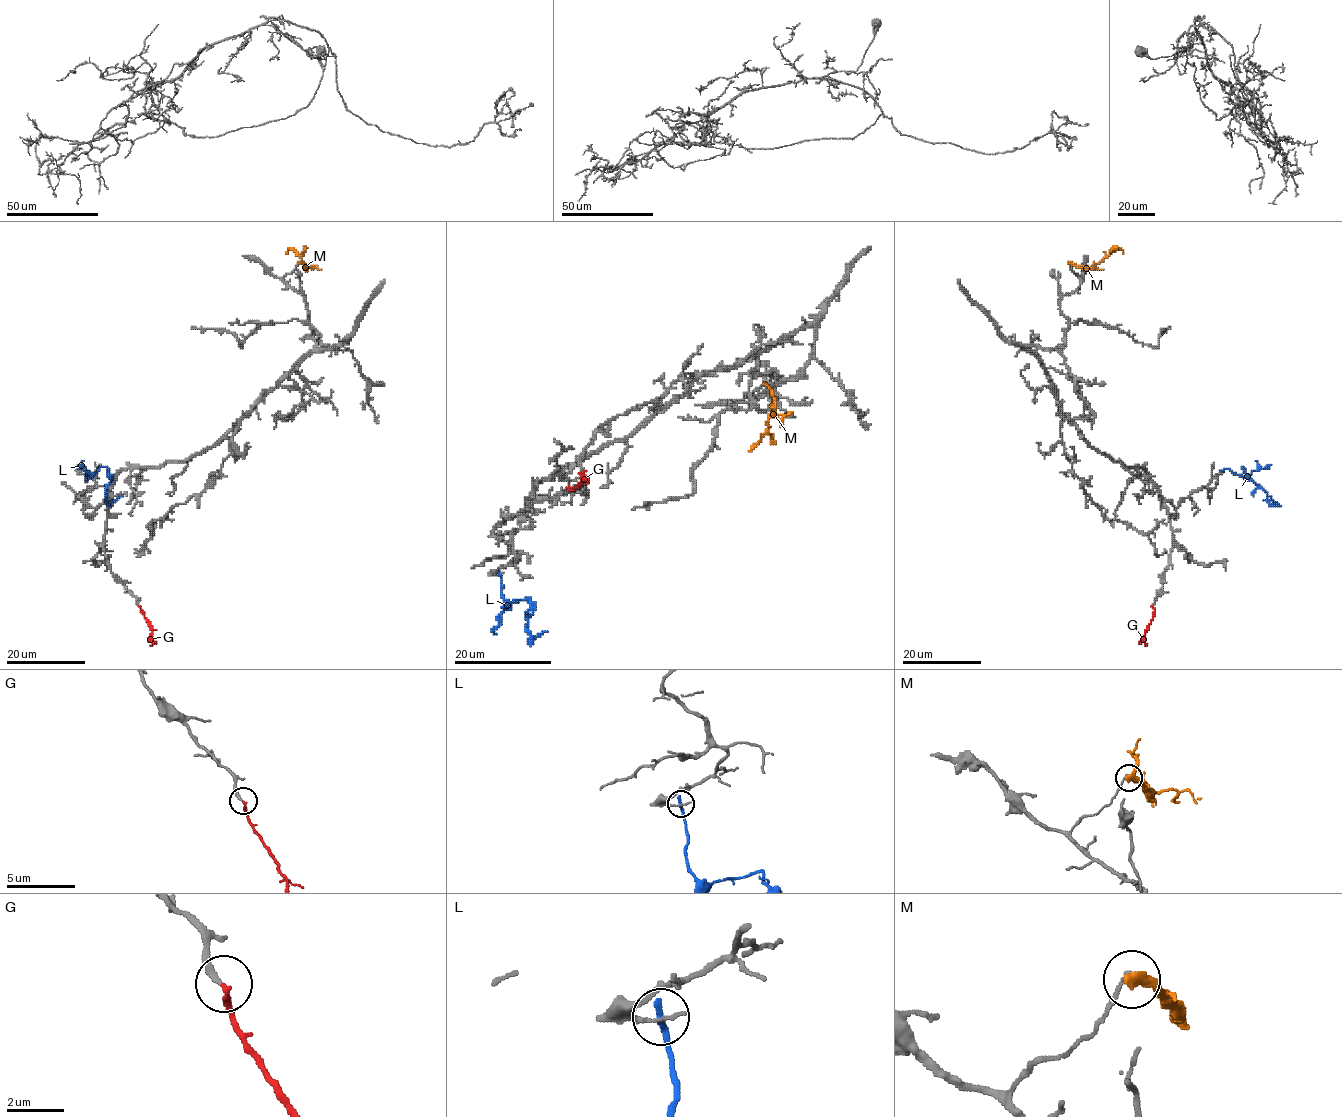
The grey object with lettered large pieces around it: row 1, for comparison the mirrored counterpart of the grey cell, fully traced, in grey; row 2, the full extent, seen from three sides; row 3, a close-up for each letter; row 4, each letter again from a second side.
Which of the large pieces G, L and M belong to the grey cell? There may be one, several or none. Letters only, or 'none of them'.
G

